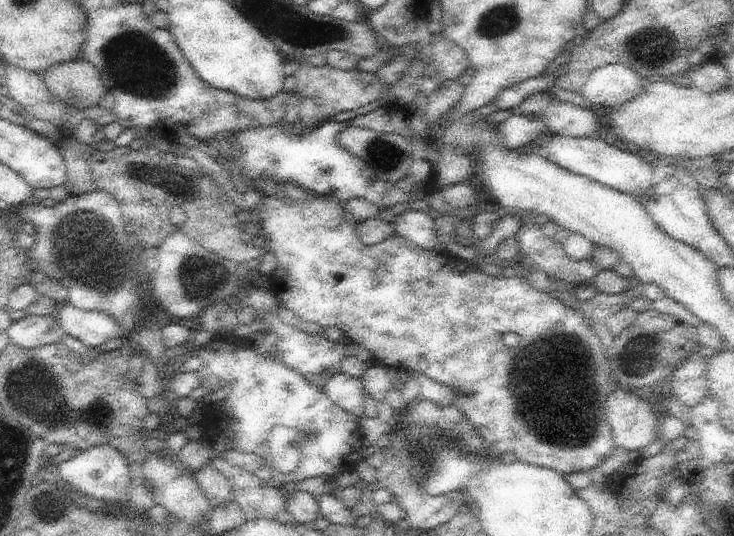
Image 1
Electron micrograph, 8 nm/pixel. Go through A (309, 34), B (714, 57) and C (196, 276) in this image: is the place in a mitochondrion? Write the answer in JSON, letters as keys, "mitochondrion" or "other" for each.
{"A":"mitochondrion","B":"other","C":"mitochondrion"}

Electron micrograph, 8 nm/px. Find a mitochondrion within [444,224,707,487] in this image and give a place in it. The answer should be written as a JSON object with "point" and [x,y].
{"point":[639,354]}

